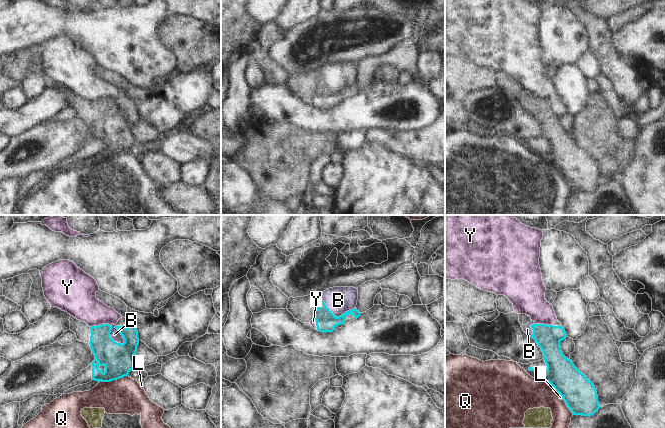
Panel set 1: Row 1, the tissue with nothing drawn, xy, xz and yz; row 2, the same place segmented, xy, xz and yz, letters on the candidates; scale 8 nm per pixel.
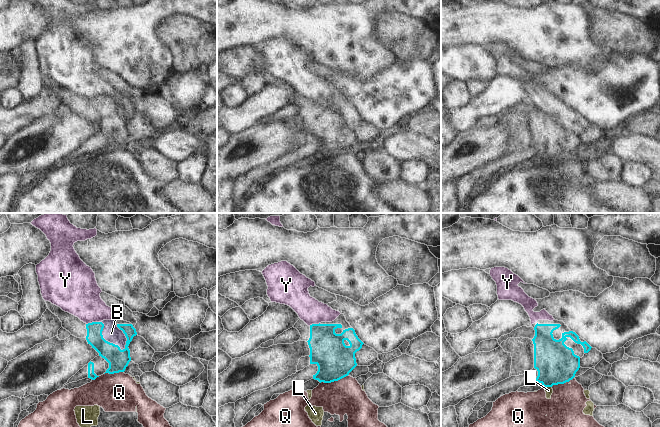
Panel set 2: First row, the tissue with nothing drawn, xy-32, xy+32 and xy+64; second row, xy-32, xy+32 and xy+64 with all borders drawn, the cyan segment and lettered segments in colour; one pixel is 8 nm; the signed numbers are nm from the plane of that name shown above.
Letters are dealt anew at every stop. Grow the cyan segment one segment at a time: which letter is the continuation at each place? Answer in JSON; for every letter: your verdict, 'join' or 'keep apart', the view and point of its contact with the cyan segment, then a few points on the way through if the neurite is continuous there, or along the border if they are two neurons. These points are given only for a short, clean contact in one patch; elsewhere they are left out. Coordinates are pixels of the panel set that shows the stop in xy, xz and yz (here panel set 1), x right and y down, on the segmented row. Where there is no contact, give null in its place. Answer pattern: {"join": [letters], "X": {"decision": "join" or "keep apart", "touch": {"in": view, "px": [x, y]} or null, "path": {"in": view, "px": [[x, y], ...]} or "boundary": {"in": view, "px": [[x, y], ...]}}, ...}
{"join": ["B"], "B": {"decision": "join", "touch": {"in": "xy", "px": [110, 337]}, "path": {"in": "xy", "px": [[118, 359], [110, 337], [114, 334]]}}, "L": {"decision": "keep apart", "touch": {"in": "yz", "px": [559, 393]}, "boundary": {"in": "yz", "px": [[555, 389], [563, 399]]}}, "Q": {"decision": "keep apart", "touch": {"in": "xy", "px": [113, 379]}}, "Y": {"decision": "keep apart", "touch": {"in": "xy", "px": [100, 325]}, "boundary": {"in": "xy", "px": [[110, 324], [92, 325], [90, 327]]}}}

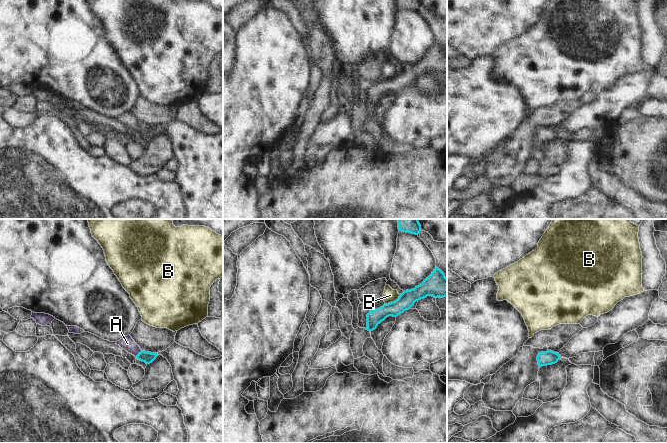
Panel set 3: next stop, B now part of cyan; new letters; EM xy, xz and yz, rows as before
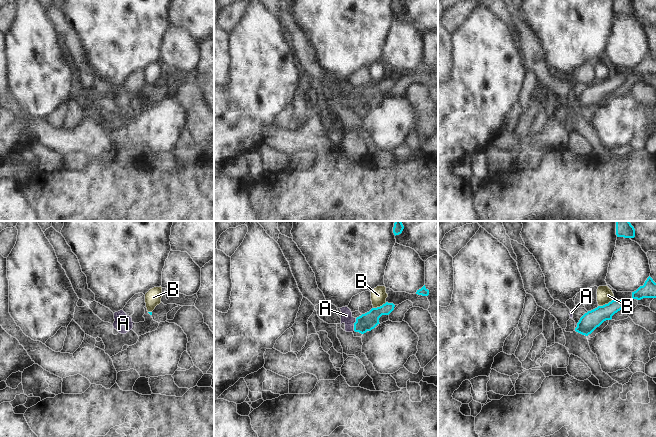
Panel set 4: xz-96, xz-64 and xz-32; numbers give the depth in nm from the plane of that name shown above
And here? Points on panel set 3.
{"join": ["A"], "A": {"decision": "join", "touch": {"in": "xy", "px": [139, 353]}, "path": {"in": "xy", "px": [[147, 357], [139, 353], [127, 343]]}}, "B": {"decision": "keep apart", "touch": {"in": "xz", "px": [394, 301]}}}

